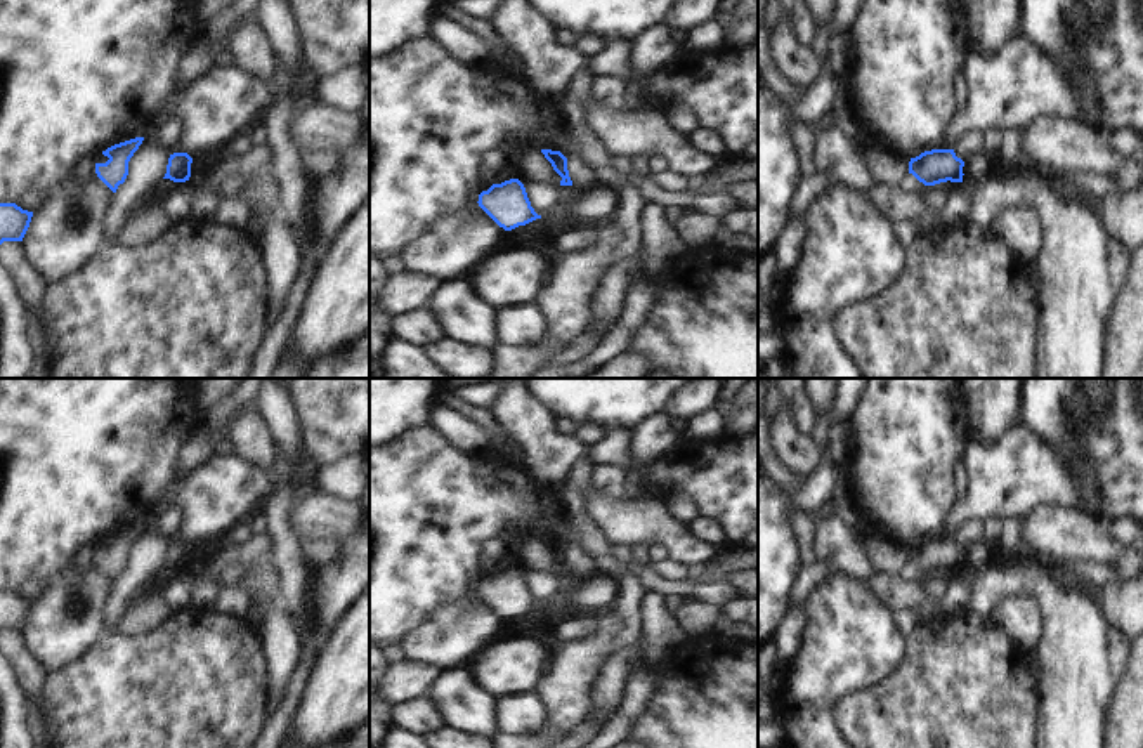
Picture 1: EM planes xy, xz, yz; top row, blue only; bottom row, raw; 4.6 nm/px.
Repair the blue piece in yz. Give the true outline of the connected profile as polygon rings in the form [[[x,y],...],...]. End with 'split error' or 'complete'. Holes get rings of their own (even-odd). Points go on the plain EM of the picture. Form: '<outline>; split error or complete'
[[[964,521],[952,538],[924,540],[909,550],[909,562],[912,562],[924,574],[940,571],[963,571],[963,555],[973,543],[982,543],[983,521]]]; split error

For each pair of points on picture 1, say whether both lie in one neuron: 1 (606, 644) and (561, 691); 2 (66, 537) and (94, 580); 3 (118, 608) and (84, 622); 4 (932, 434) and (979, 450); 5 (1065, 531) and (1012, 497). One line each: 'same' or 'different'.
1: same
2: different
3: different
4: different
5: different

